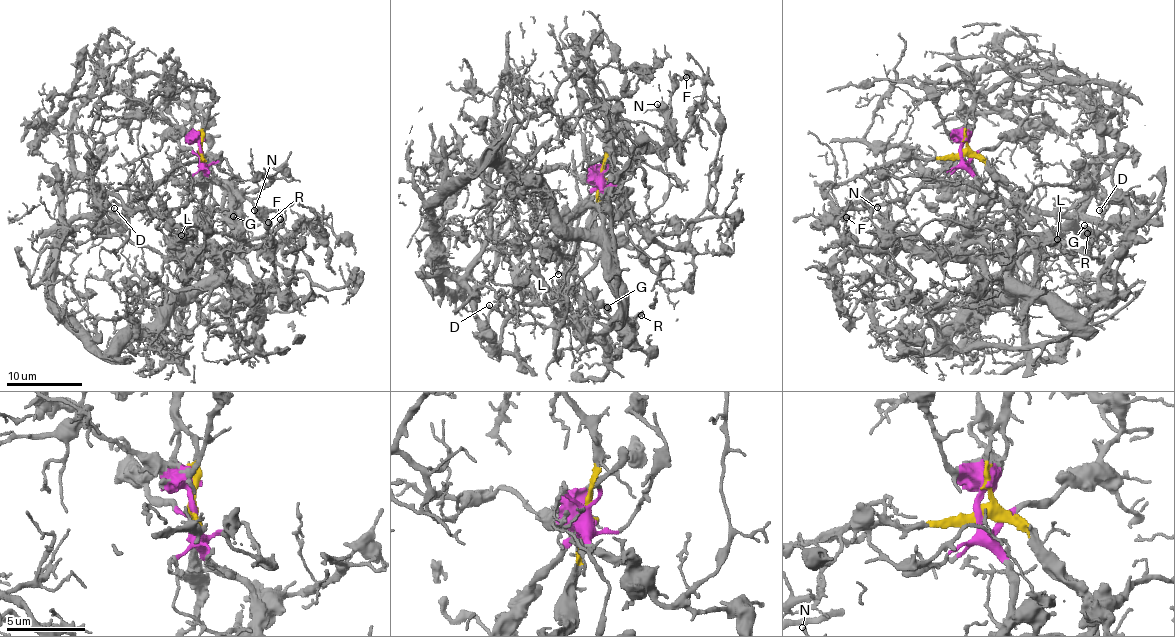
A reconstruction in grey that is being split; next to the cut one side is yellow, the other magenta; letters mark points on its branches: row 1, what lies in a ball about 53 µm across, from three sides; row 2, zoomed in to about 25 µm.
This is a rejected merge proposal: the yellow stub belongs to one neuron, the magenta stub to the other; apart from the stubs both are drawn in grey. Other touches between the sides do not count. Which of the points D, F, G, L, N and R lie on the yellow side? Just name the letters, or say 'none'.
G, R

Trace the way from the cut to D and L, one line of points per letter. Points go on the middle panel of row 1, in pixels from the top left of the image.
D: (601, 177), (607, 194), (622, 197), (611, 216), (609, 249), (548, 301), (519, 303), (502, 315), (489, 304)
L: (601, 177), (599, 184), (607, 194), (622, 197), (615, 187), (595, 204), (580, 204), (545, 235), (558, 274)

